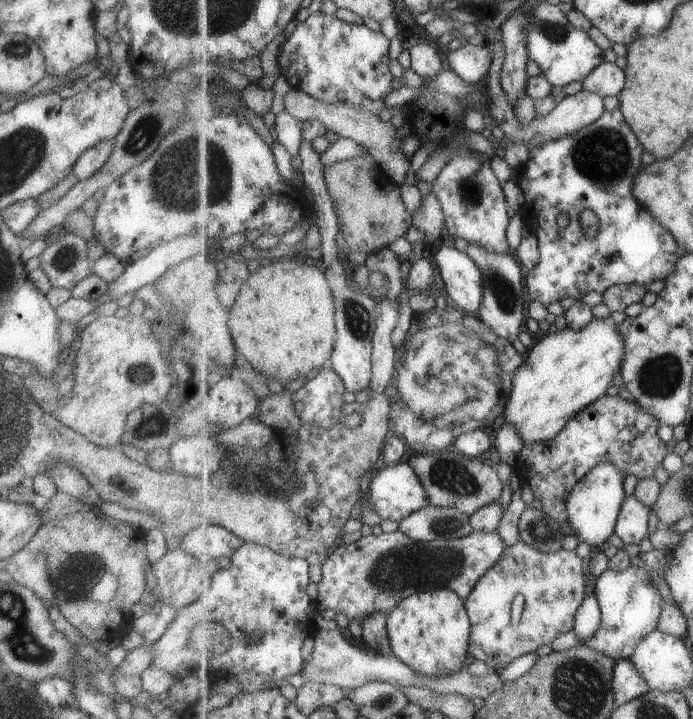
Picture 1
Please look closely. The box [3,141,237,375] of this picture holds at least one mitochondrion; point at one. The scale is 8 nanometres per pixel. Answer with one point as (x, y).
(66, 258)

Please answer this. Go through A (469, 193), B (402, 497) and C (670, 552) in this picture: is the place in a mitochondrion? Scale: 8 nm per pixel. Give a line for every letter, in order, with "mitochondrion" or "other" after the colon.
A: mitochondrion
B: other
C: other

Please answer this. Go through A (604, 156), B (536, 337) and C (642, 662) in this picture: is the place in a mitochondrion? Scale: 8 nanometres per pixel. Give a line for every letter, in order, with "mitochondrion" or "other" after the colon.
A: mitochondrion
B: other
C: other

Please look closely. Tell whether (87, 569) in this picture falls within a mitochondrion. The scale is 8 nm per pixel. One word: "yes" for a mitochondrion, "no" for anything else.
yes

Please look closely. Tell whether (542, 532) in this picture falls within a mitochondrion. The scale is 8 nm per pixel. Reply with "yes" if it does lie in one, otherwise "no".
yes

